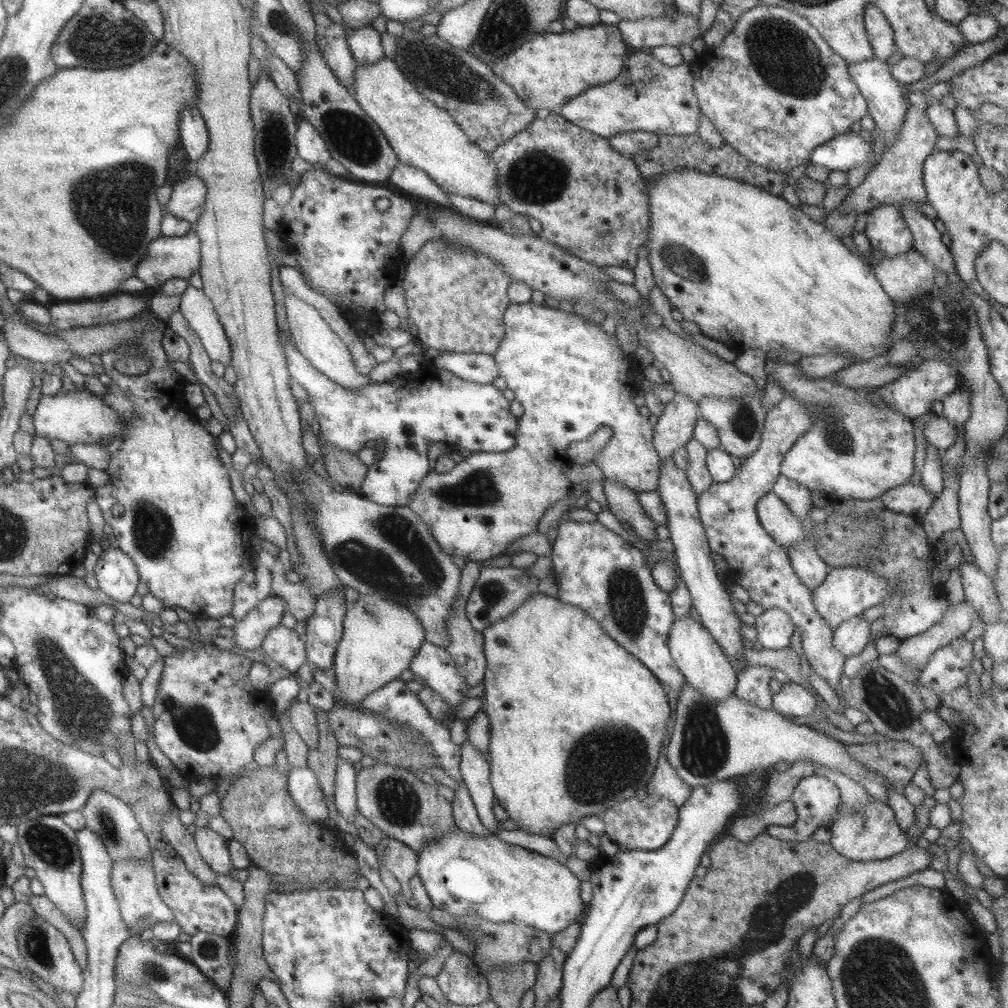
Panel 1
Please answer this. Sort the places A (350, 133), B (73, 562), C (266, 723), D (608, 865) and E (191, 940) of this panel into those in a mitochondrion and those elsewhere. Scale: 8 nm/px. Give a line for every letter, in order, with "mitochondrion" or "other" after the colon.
A: mitochondrion
B: other
C: other
D: other
E: other

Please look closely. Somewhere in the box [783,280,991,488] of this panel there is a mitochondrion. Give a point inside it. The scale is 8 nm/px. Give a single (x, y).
(940, 319)

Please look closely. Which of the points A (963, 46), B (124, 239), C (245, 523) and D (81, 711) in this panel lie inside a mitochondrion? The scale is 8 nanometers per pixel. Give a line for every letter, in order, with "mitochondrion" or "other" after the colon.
A: other
B: mitochondrion
C: other
D: mitochondrion

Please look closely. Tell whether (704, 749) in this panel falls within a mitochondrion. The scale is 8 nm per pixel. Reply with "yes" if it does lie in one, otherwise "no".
yes

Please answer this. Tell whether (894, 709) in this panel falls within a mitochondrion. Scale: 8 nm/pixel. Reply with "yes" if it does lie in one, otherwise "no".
yes

